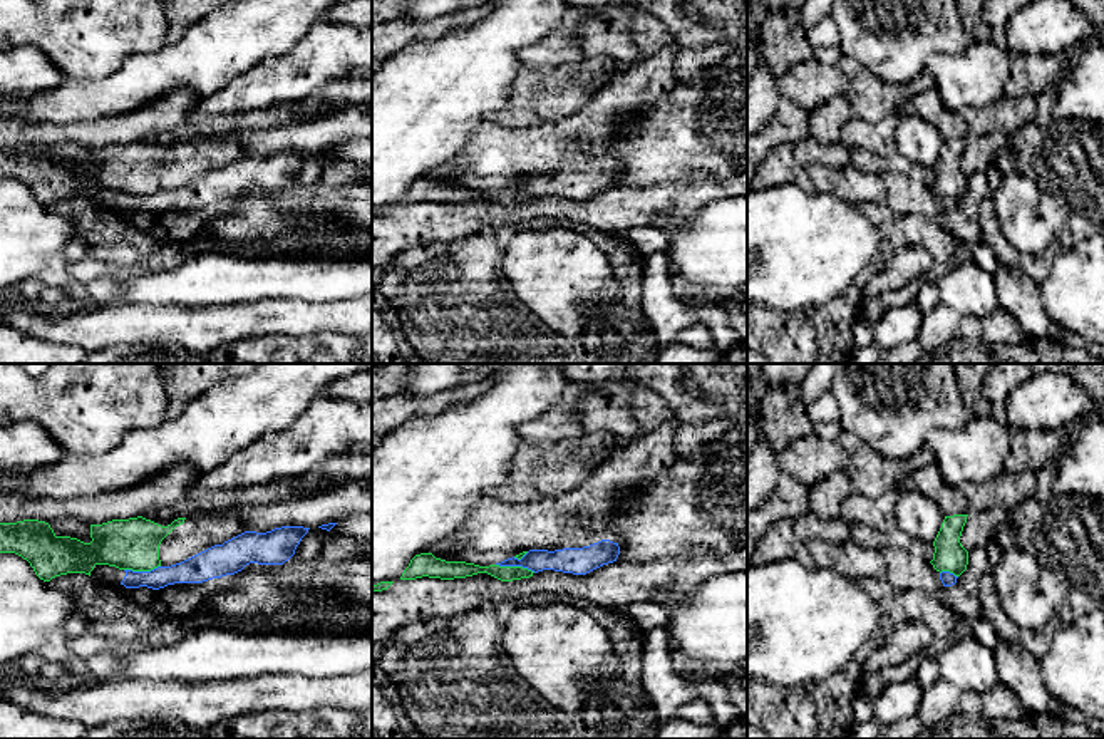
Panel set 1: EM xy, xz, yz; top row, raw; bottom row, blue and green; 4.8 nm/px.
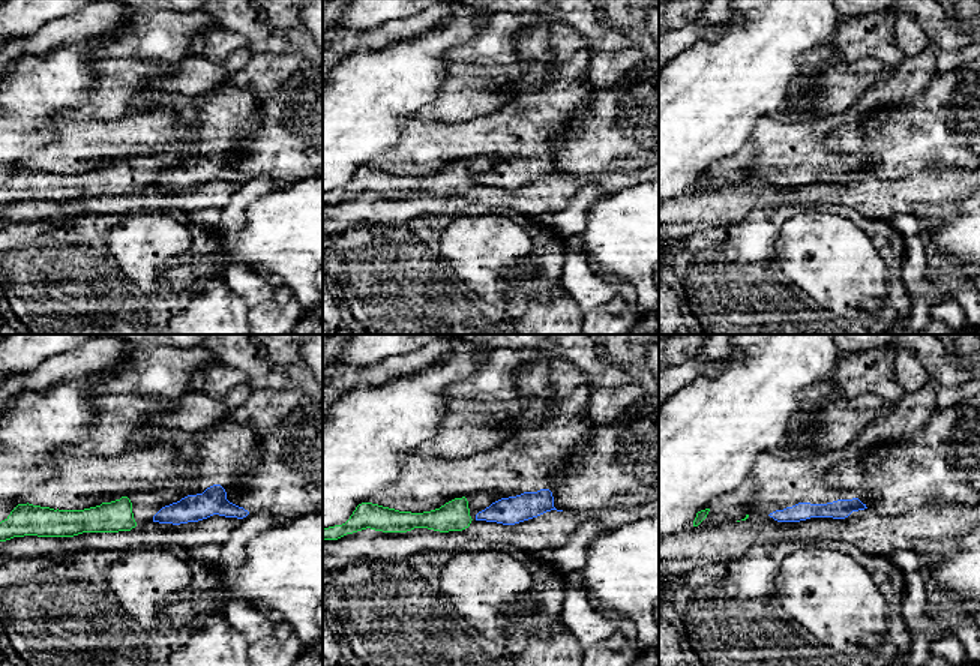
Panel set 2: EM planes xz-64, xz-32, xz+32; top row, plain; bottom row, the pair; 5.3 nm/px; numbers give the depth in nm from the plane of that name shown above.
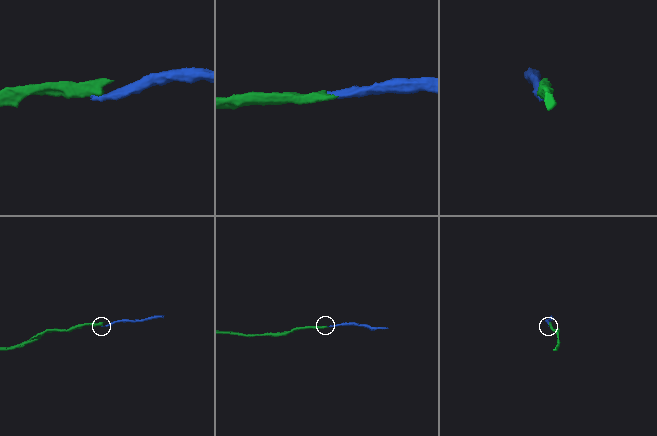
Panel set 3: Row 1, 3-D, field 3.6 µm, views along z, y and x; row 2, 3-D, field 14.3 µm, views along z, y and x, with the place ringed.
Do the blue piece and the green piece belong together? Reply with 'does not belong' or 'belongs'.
does not belong

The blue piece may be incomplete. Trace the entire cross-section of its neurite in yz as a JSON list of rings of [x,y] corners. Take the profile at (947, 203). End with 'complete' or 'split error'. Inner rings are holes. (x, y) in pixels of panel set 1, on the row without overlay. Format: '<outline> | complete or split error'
[[[886,171],[881,176],[886,186],[886,206],[896,214],[923,214],[938,218],[943,211],[952,211],[957,203],[950,196],[936,196],[930,186],[920,179],[911,179],[900,171]]] | split error

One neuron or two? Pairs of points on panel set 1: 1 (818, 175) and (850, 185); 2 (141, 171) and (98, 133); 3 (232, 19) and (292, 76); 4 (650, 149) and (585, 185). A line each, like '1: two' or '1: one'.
1: one
2: two
3: two
4: two

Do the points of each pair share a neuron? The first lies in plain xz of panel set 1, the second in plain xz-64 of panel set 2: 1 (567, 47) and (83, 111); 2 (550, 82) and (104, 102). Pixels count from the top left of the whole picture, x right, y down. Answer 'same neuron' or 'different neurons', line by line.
1: different neurons
2: same neuron

